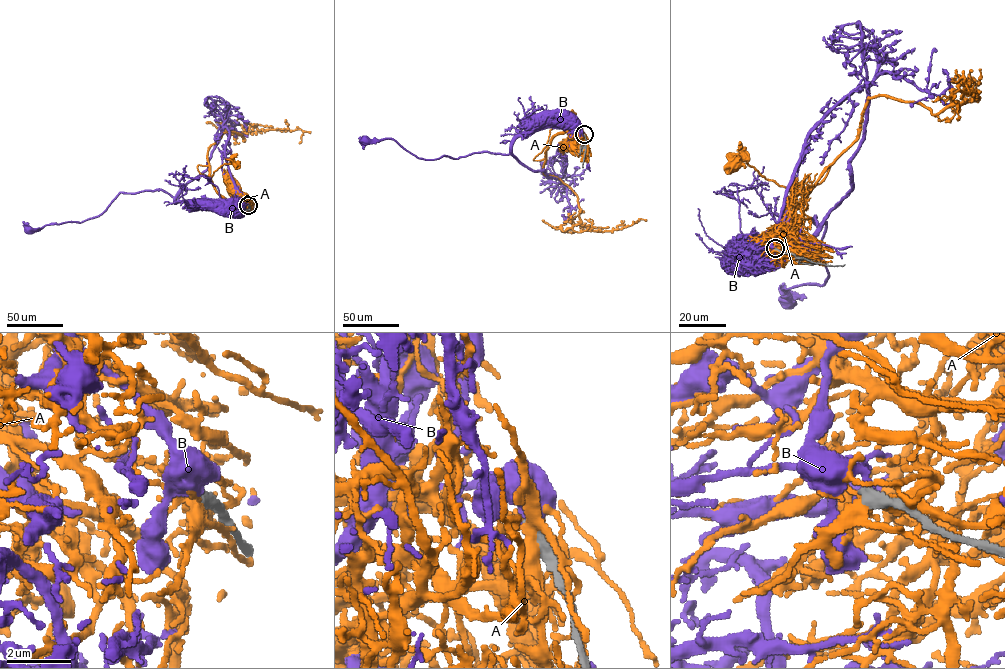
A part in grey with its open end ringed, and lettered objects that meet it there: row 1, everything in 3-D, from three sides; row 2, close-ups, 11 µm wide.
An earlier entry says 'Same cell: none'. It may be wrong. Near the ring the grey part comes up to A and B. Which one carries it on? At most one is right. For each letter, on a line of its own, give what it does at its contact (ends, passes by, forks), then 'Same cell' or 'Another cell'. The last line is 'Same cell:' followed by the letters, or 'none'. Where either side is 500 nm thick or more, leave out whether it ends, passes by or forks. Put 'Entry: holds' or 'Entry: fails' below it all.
A: It forks there. Another cell
B: It ends there. Another cell
Same cell: none
Entry: holds

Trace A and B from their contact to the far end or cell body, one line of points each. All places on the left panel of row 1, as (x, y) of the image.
A: (248, 205), (239, 199), (227, 201), (216, 190), (208, 166), (197, 169), (210, 177), (224, 164), (235, 164)
B: (247, 204), (243, 200), (242, 204), (175, 202), (160, 189), (120, 192), (98, 216), (30, 231)

